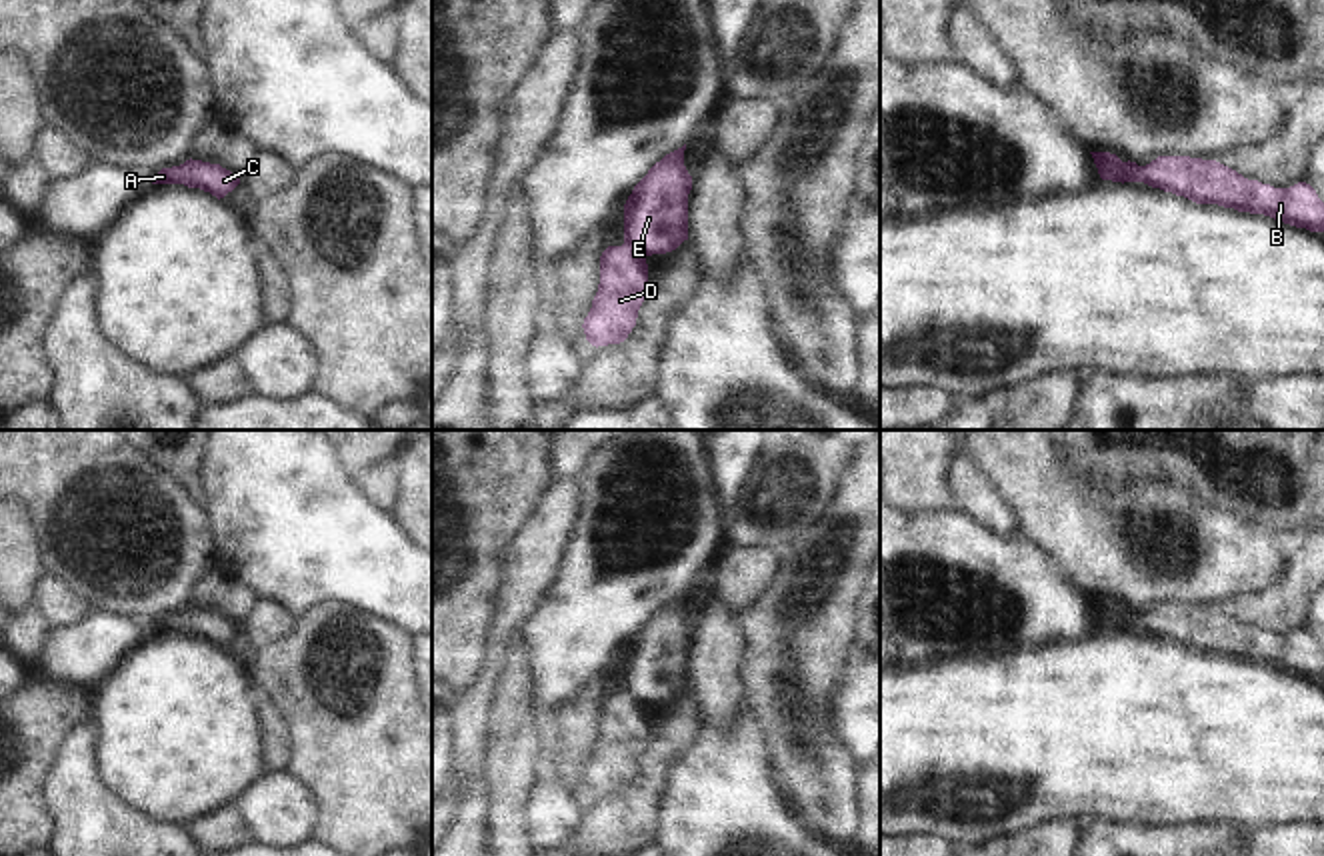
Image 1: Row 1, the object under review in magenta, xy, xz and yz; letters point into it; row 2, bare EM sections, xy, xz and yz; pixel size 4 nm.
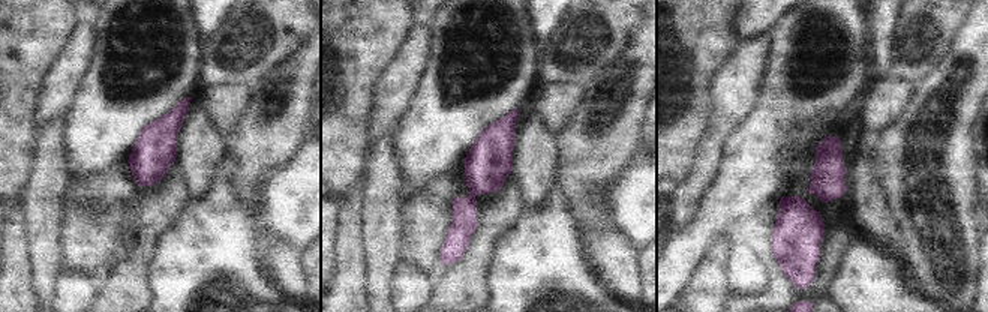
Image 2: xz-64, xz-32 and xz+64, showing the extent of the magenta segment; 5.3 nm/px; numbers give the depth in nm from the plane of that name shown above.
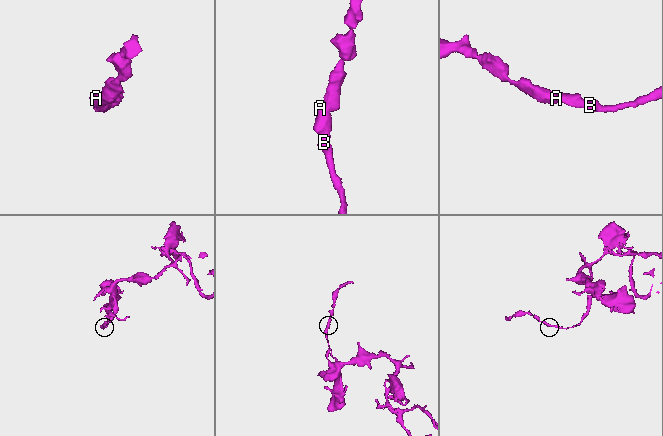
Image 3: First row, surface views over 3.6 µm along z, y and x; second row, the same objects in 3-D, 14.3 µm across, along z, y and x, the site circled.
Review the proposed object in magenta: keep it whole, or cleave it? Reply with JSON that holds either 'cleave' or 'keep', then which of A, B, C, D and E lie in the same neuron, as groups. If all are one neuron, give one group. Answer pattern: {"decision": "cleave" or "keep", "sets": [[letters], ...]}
{"decision": "keep", "sets": [["A", "B", "C", "D", "E"]]}

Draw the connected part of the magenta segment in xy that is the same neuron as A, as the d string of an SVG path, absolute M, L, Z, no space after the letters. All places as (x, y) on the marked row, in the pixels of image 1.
M190 158L180 166L162 168L154 174L152 184L184 184L210 192L220 200L240 184L240 178L220 164Z

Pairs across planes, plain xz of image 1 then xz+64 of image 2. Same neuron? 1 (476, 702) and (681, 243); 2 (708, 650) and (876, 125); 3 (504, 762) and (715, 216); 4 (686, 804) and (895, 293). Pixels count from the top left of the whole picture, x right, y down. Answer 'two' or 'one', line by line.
1: two
2: two
3: two
4: one

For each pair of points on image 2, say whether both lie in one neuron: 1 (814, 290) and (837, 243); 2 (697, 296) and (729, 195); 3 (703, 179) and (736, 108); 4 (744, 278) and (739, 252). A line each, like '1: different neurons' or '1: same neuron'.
1: same neuron
2: different neurons
3: same neuron
4: same neuron

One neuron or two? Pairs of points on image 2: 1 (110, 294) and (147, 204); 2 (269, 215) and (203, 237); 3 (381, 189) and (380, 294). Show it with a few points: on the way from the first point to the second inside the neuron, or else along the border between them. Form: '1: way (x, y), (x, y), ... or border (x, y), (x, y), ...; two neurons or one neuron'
1: way (132, 272), (146, 243), (147, 227); one neuron
2: way (252, 222), (224, 231), (219, 236); one neuron
3: way (381, 215), (380, 269); one neuron

